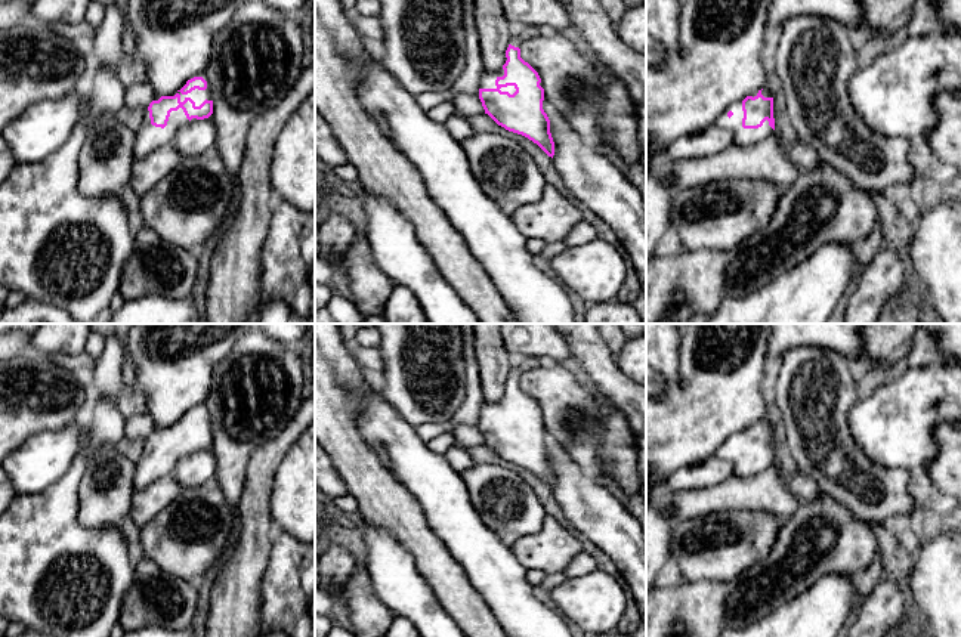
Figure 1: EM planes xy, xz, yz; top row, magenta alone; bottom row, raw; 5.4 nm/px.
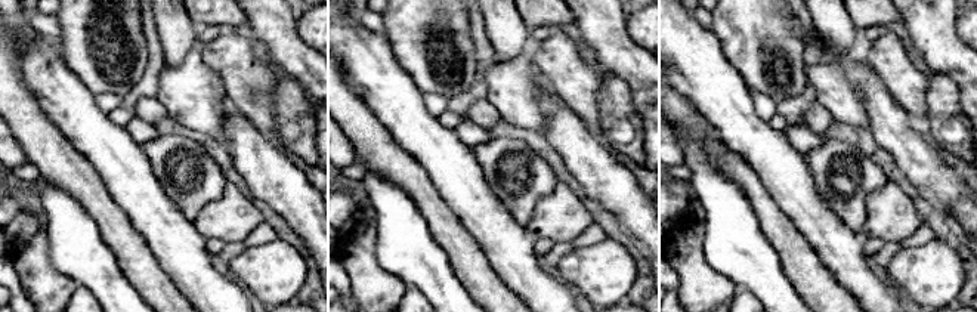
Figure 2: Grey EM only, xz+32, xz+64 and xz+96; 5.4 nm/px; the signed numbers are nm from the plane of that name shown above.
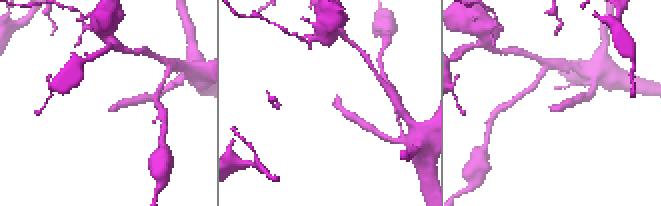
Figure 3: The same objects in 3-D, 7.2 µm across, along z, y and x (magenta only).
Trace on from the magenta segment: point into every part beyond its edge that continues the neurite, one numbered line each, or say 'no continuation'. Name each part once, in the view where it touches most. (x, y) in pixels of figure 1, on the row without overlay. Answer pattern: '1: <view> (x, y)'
1: xy (198, 427)

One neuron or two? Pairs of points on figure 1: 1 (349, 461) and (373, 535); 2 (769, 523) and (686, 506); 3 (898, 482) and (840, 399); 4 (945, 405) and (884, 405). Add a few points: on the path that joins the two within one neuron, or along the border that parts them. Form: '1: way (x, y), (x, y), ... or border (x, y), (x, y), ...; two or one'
1: border (361, 519), (386, 531), (398, 543); two
2: border (751, 512), (717, 510), (682, 520); two
3: way (873, 476), (839, 442), (839, 424); one
4: way (930, 407), (899, 407); one

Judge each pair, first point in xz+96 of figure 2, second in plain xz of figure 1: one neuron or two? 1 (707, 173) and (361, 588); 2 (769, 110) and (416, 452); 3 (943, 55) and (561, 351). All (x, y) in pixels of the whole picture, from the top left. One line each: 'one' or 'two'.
1: two
2: two
3: two

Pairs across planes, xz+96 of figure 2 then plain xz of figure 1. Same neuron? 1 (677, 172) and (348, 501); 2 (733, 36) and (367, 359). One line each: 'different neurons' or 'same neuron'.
1: same neuron
2: different neurons

